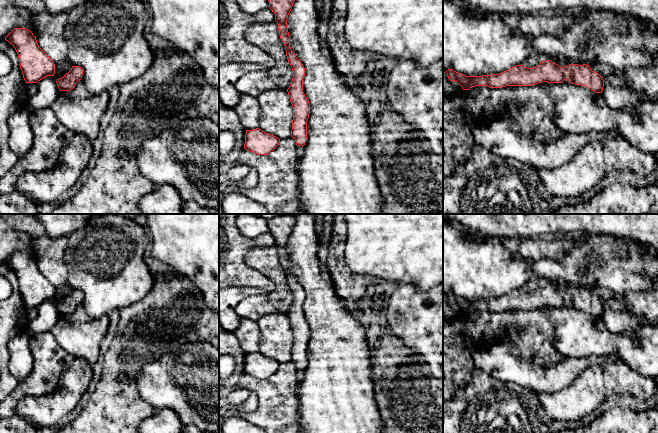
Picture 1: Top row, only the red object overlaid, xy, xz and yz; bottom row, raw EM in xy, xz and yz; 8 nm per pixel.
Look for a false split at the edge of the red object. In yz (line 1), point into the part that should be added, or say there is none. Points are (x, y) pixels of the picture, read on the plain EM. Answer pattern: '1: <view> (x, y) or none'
1: none

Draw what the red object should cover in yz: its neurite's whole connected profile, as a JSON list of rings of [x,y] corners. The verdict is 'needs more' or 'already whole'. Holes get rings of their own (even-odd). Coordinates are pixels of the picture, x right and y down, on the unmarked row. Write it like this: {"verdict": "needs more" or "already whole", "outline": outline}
{"verdict": "already whole", "outline": [[[551,284],[541,285],[534,292],[516,289],[502,297],[482,300],[466,300],[453,293],[446,295],[450,305],[457,306],[463,314],[469,314],[475,310],[487,310],[489,312],[502,312],[506,310],[531,310],[542,306],[562,307],[568,304],[571,308],[585,310],[595,317],[602,317],[604,304],[593,296],[589,289],[569,288],[560,291]]]}

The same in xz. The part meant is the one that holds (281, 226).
{"verdict": "needs more", "outline": [[[279,214],[268,220],[269,231],[275,238],[280,263],[286,274],[288,287],[293,295],[293,302],[287,313],[293,331],[291,361],[295,363],[297,383],[303,379],[303,370],[307,363],[307,345],[310,338],[310,327],[303,316],[305,292],[290,271],[290,260],[287,252],[288,239],[296,223],[294,216]]]}

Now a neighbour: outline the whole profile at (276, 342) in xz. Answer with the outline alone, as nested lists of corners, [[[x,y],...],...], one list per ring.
[[[266,314],[258,319],[262,355],[281,363],[291,361],[293,331],[287,314]]]

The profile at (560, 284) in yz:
[[[556,280],[550,283],[552,286],[558,288],[560,291],[566,291],[569,288],[578,288],[578,289],[583,289],[585,287],[582,287],[580,285],[575,285],[569,282],[565,282],[563,280]]]

